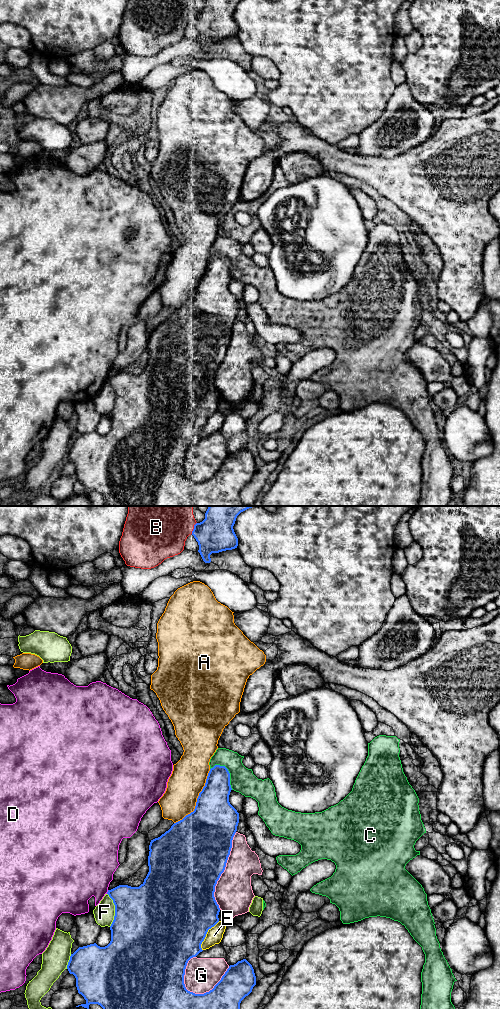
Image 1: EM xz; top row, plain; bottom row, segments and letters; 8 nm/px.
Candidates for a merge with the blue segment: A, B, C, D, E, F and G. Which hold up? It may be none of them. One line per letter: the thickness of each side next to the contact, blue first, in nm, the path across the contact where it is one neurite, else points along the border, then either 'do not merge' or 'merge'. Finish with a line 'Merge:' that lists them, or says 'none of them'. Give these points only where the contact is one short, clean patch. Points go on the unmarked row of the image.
A: calibres 380 and 280 nm; do not merge
B: calibres 300 and 360 nm; do not merge
C: calibres 240 and 200 nm; merge
D: calibres 320 and 440 nm; do not merge
E: calibres 500 and 130 nm; do not merge
F: calibres 500 and 170 nm; do not merge
G: calibres 420 and 280 nm; do not merge
Merge: C

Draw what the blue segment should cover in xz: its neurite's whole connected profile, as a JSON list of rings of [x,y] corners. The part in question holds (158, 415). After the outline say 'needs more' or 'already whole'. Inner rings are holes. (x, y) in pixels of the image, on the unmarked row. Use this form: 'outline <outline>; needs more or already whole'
outline [[[215,253],[211,256],[207,264],[205,274],[197,286],[194,299],[186,303],[182,308],[174,311],[171,316],[160,325],[151,328],[148,344],[149,360],[144,367],[144,370],[139,375],[119,373],[111,378],[108,378],[107,382],[113,388],[115,393],[115,404],[110,414],[110,431],[105,435],[100,435],[96,431],[79,435],[73,442],[71,442],[67,453],[69,461],[73,462],[76,466],[78,481],[81,482],[86,488],[85,492],[78,493],[76,495],[82,494],[89,497],[90,492],[98,492],[103,496],[105,506],[243,506],[240,499],[240,491],[252,480],[253,475],[256,473],[254,457],[246,447],[238,449],[234,453],[230,453],[221,468],[209,480],[204,482],[195,482],[188,479],[184,472],[185,457],[188,449],[203,439],[201,432],[204,429],[208,418],[219,410],[218,403],[220,396],[214,385],[215,374],[221,362],[225,358],[232,336],[232,328],[239,311],[239,301],[229,290],[231,278],[230,261],[228,257],[225,254],[220,253]]]; already whole

